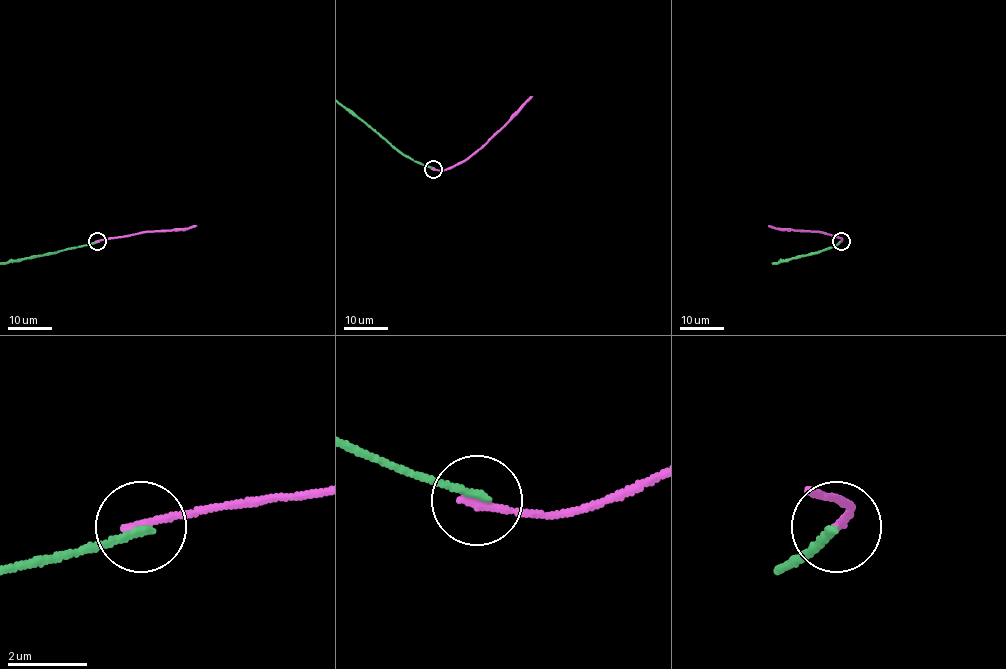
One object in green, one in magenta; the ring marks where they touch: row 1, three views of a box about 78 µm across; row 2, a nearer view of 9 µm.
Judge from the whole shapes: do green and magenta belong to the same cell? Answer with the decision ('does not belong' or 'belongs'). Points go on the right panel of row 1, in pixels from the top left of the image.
does not belong

